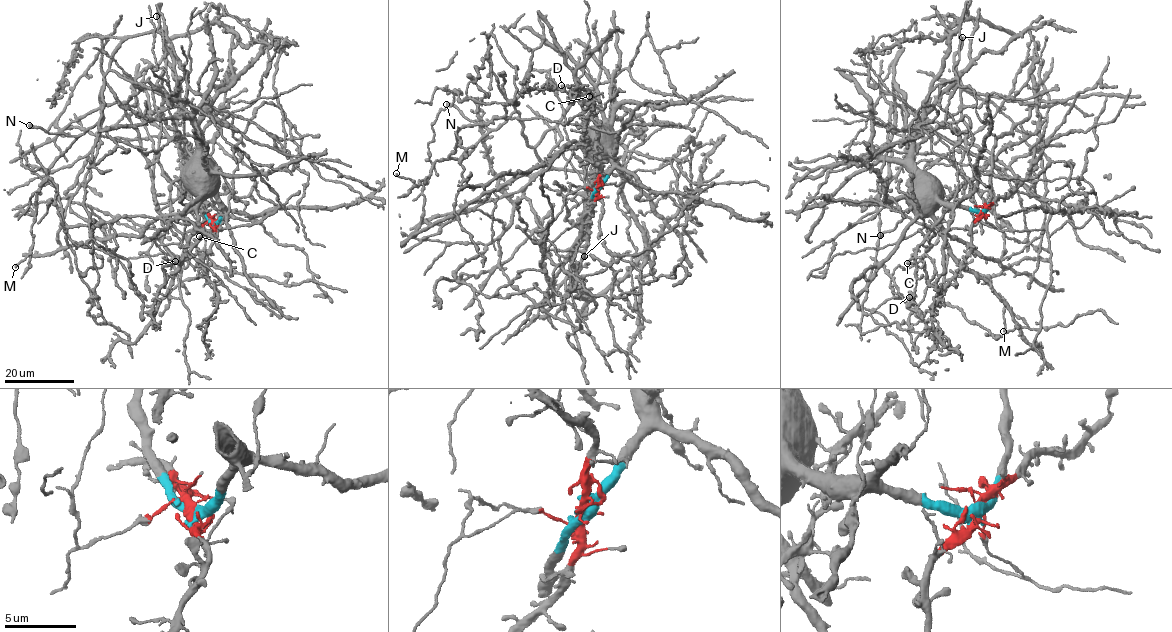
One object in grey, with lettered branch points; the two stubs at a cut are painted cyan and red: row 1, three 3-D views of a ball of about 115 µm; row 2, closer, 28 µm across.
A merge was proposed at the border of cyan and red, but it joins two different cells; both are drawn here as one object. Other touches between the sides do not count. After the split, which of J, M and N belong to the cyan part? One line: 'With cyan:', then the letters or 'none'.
With cyan: J, M, N

